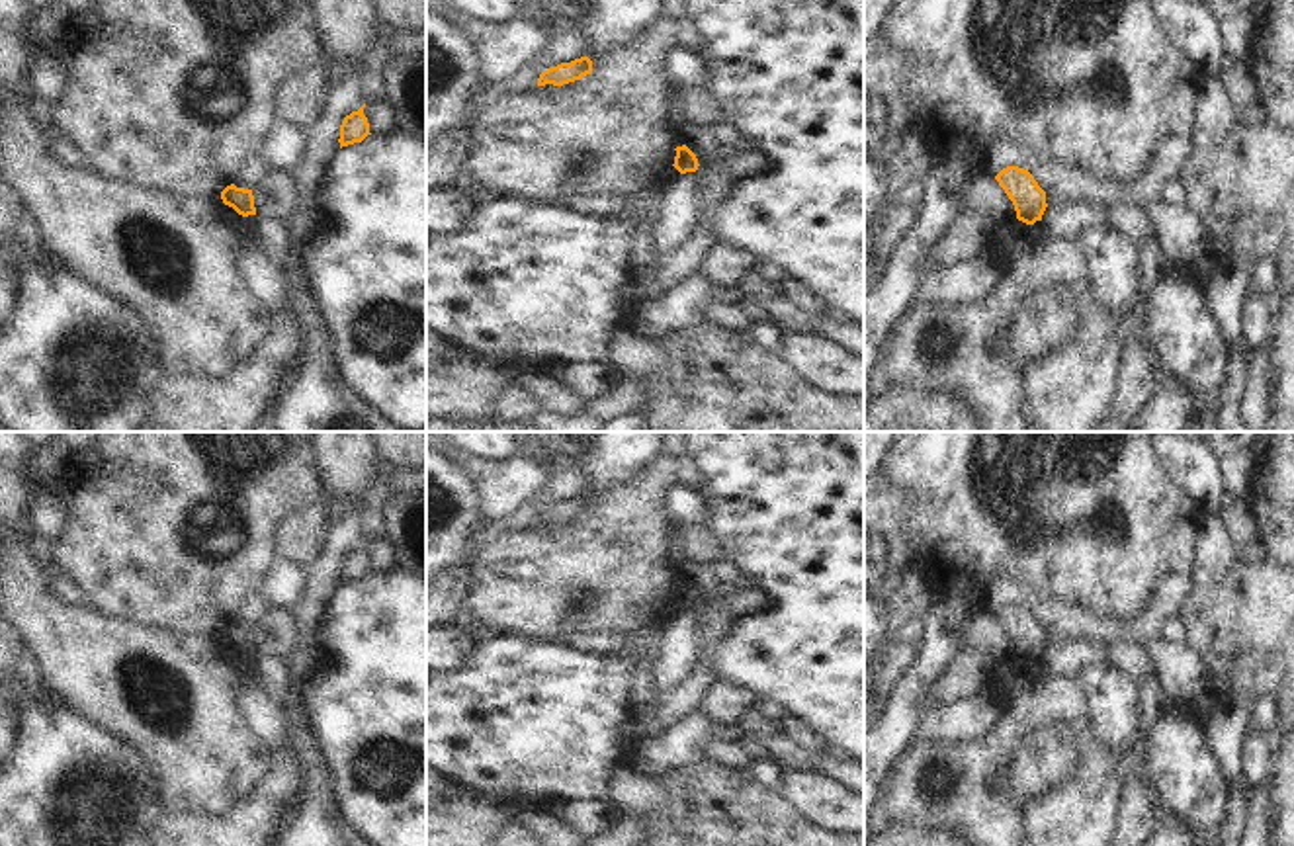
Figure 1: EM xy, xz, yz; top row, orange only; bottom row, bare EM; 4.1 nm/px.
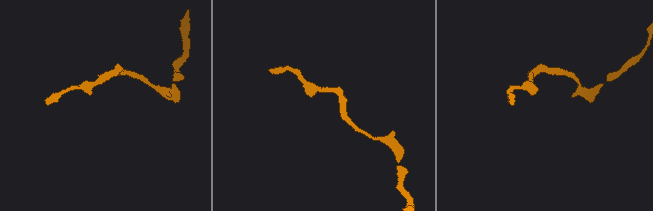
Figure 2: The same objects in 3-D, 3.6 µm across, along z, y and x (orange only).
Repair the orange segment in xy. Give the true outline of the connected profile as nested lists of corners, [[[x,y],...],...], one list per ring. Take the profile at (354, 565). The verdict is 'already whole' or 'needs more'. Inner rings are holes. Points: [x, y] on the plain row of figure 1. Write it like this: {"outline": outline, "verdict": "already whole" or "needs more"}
{"outline": [[[366,541],[358,549],[352,549],[344,555],[338,576],[340,586],[354,580],[362,580],[367,572],[371,572],[367,555],[364,553],[364,545]]], "verdict": "already whole"}

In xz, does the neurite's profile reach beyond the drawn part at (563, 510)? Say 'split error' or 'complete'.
complete

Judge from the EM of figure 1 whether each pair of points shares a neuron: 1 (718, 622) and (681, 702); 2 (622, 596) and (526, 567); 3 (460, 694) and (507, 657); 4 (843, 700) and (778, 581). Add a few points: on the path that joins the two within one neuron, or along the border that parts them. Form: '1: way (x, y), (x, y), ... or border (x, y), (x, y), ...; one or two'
1: way (710, 641), (706, 675), (700, 682); one
2: way (599, 581), (550, 581); one
3: way (472, 692), (495, 669); one
4: way (843, 671), (843, 645), (808, 610); one

